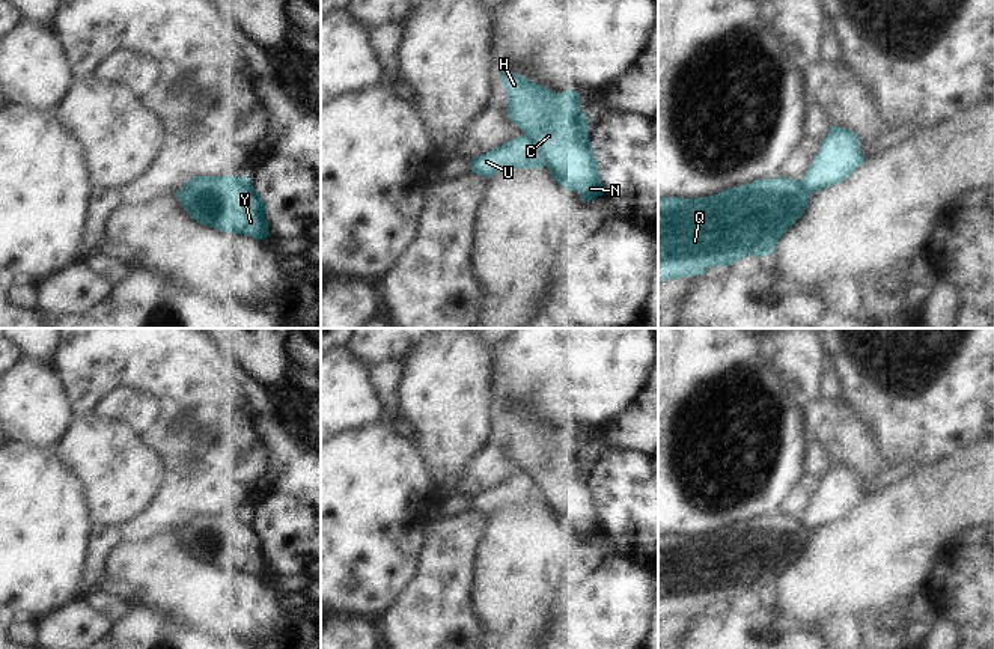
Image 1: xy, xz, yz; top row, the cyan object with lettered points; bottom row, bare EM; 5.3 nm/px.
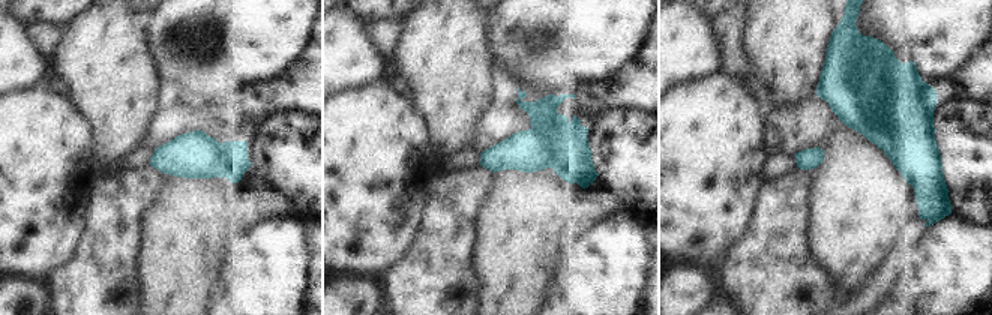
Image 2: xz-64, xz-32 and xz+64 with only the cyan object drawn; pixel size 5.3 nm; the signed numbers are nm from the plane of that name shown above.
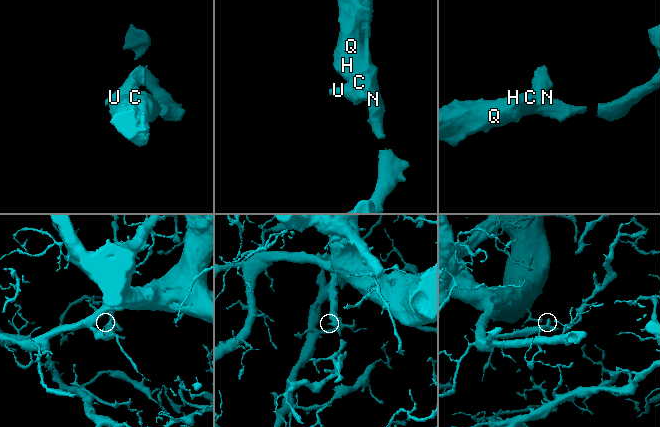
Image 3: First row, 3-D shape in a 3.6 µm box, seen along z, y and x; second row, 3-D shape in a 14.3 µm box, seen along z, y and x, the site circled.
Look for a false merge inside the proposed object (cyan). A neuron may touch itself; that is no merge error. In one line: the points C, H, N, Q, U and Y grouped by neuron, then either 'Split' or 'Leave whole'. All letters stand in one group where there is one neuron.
Groups: C H N Q Y / U. Split.

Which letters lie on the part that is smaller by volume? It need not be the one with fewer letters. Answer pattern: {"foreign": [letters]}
{"foreign": ["U"]}

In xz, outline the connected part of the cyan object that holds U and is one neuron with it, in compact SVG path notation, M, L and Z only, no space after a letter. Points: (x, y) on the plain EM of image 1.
M524 471L480 494L471 495L471 510L483 515L491 515L494 510L508 506L541 506L544 503L535 480Z

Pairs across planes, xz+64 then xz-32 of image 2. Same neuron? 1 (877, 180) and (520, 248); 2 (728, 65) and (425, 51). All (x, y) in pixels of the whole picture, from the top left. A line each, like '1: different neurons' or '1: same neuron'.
1: same neuron
2: different neurons

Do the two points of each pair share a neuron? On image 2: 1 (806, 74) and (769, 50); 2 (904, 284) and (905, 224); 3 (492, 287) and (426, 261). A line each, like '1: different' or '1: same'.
1: same
2: different
3: different

